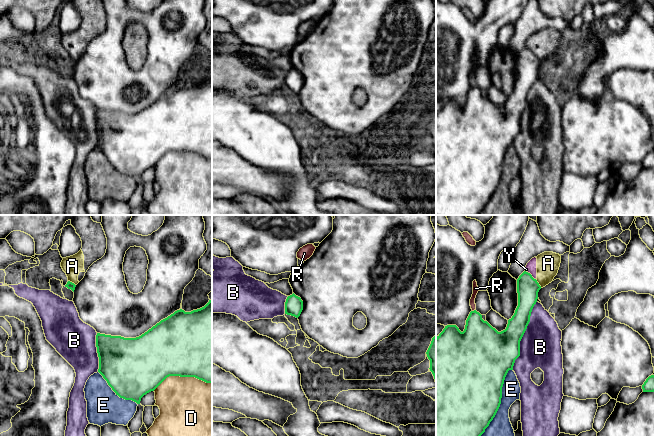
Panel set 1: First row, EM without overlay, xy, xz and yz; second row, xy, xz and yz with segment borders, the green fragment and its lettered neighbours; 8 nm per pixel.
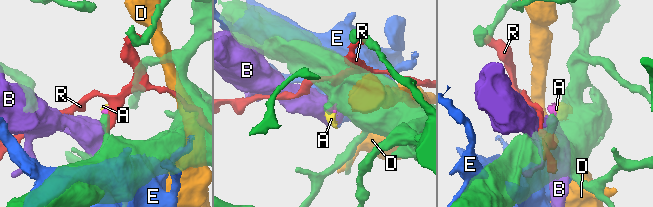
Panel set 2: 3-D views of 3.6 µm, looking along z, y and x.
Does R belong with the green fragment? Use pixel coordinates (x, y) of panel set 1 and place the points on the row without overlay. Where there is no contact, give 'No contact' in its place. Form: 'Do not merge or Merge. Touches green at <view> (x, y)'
Do not merge. Touches green at yz (474, 86)

